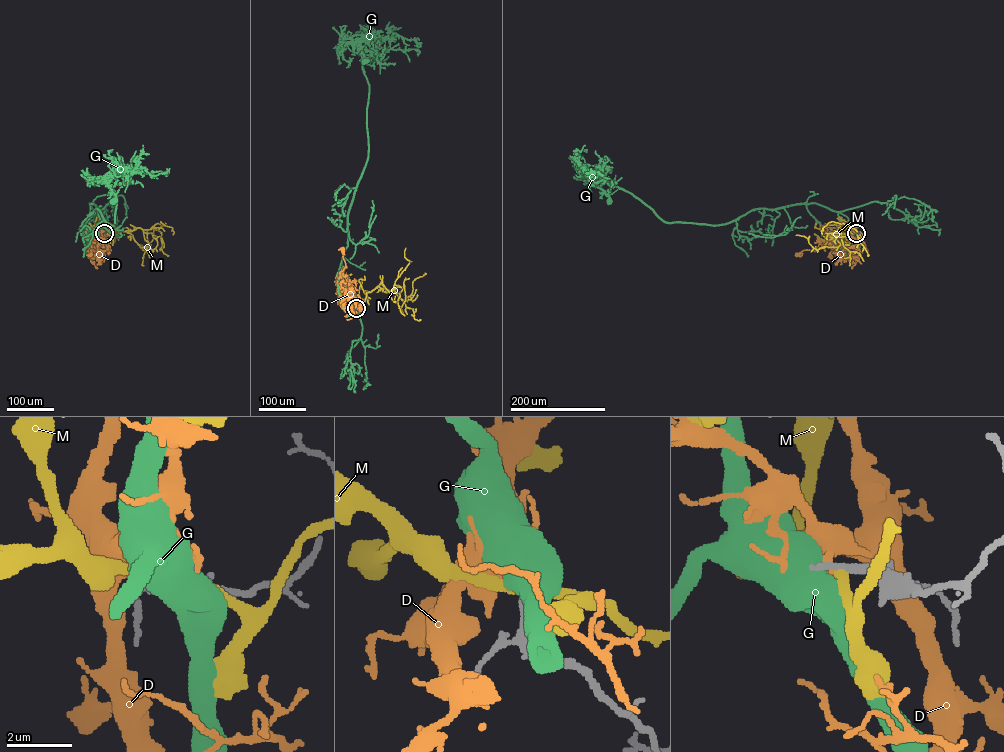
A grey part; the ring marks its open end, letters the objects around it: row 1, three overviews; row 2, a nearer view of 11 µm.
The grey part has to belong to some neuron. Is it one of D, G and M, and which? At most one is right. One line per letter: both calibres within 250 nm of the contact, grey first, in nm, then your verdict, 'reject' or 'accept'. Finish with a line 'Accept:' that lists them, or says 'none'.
D: calibres 240 and 200 nm; reject
G: calibres 220 and 850 nm; reject
M: calibres 280 and 360 nm; reject
Accept: none

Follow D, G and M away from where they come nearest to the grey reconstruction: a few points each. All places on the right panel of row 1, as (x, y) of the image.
D: (856, 233), (856, 238), (843, 234), (829, 236), (820, 241), (815, 251), (803, 250), (797, 255)
G: (856, 233), (845, 216), (814, 203), (754, 209), (709, 225), (664, 222), (618, 187), (605, 192), (609, 200)
M: (857, 233), (852, 233), (853, 238), (849, 243), (834, 231), (840, 244), (817, 250), (807, 238), (796, 235)

